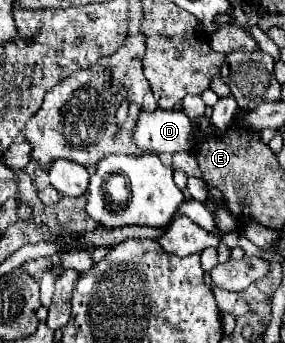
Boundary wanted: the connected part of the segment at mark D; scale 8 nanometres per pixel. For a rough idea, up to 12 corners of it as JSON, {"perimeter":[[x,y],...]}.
{"perimeter":[[140,109],[132,141],[140,151],[192,149],[184,111]]}

